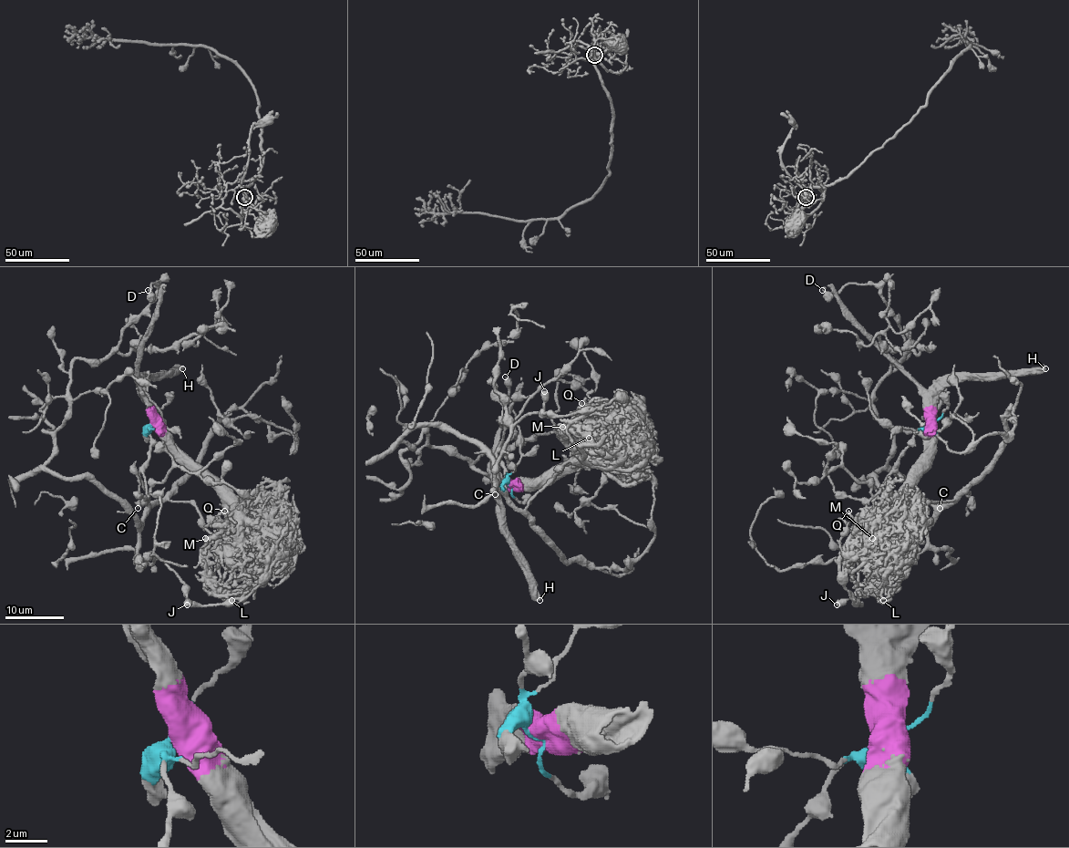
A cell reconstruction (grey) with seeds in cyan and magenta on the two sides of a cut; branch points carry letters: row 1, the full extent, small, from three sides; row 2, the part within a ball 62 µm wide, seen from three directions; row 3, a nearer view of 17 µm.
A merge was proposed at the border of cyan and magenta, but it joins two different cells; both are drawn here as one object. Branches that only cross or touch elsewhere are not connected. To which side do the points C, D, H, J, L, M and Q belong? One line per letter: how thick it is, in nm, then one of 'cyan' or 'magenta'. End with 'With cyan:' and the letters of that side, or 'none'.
C: calibre 260 nm; cyan
D: calibre 200 nm; cyan
H: calibre 550 nm; magenta
J: calibre 600 nm; cyan
L: calibre 550 nm; magenta
M: calibre 440 nm; magenta
Q: calibre 240 nm; magenta
With cyan: C, D, J

